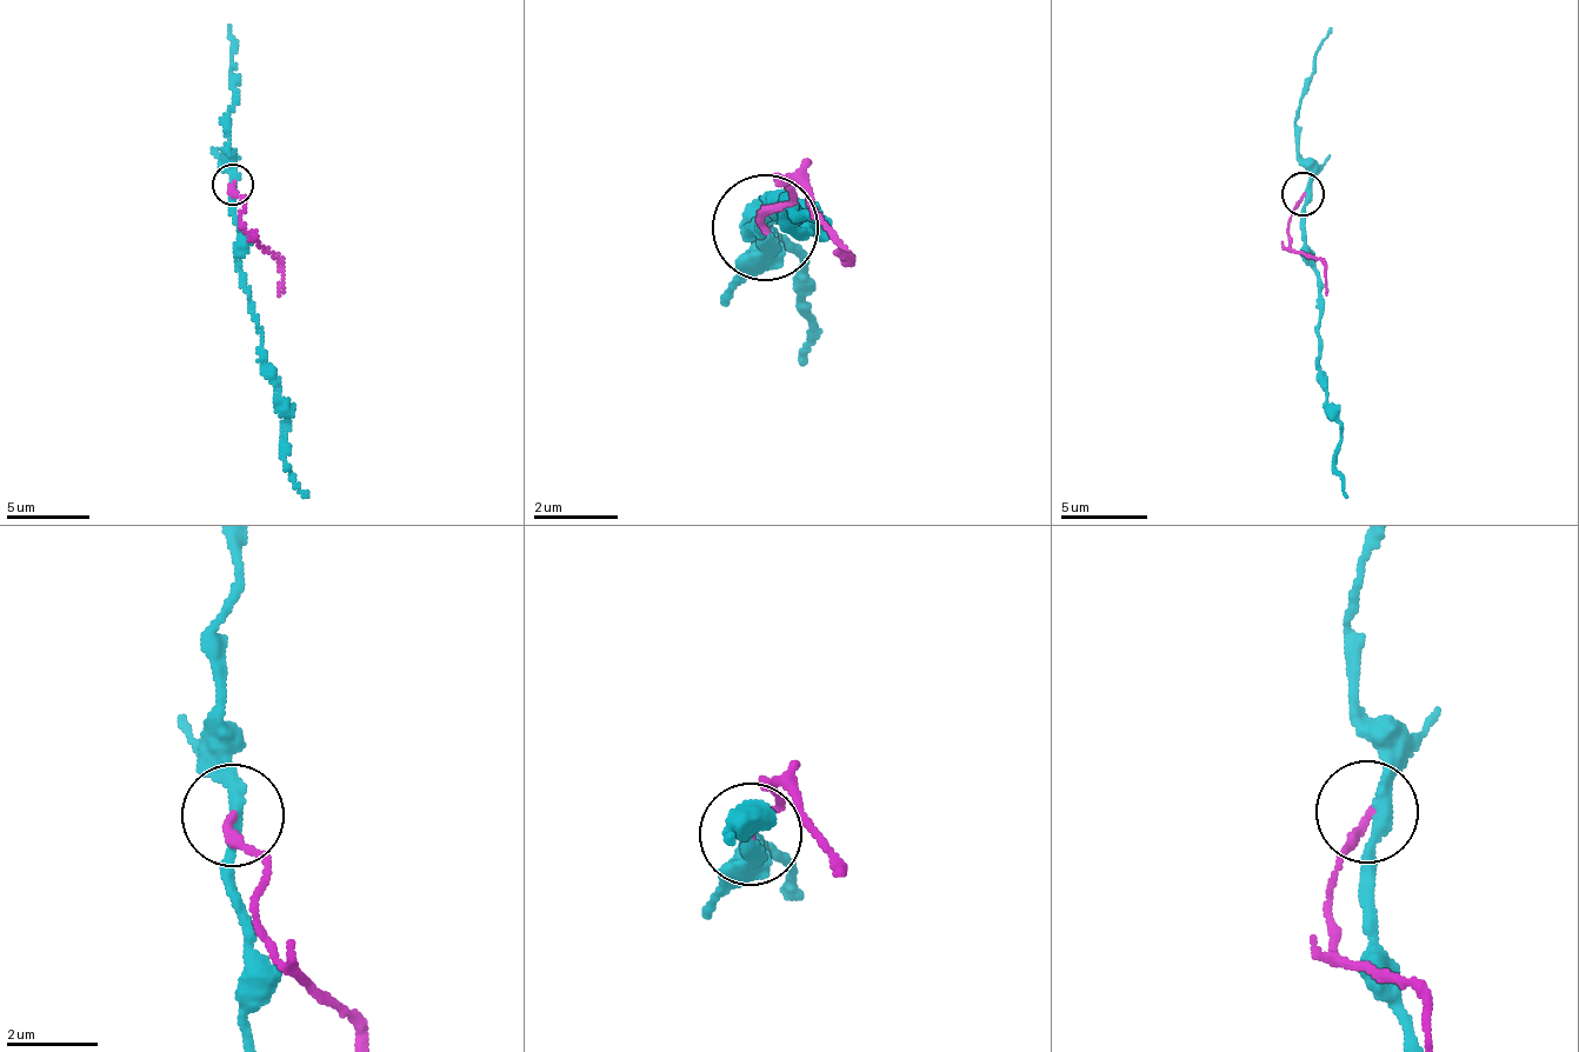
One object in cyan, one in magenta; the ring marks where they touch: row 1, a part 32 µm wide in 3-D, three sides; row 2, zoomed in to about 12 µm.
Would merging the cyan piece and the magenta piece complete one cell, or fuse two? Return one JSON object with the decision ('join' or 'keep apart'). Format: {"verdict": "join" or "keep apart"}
{"verdict": "keep apart"}

